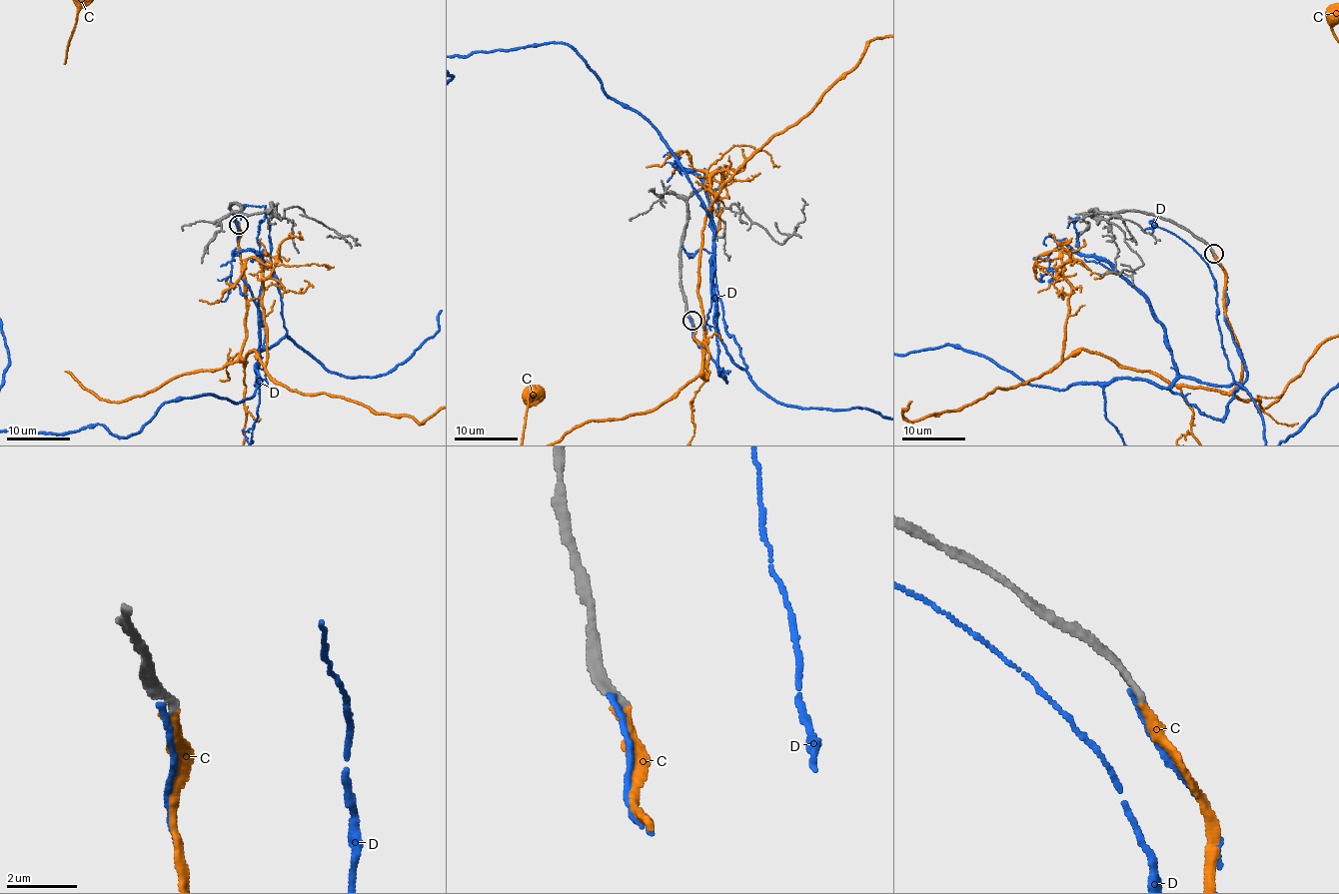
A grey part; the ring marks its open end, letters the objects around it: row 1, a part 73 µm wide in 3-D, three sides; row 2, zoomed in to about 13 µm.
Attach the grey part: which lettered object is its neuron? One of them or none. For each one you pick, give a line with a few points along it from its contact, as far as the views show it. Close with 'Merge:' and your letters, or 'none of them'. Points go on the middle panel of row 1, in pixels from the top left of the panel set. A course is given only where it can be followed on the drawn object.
Merge: C

